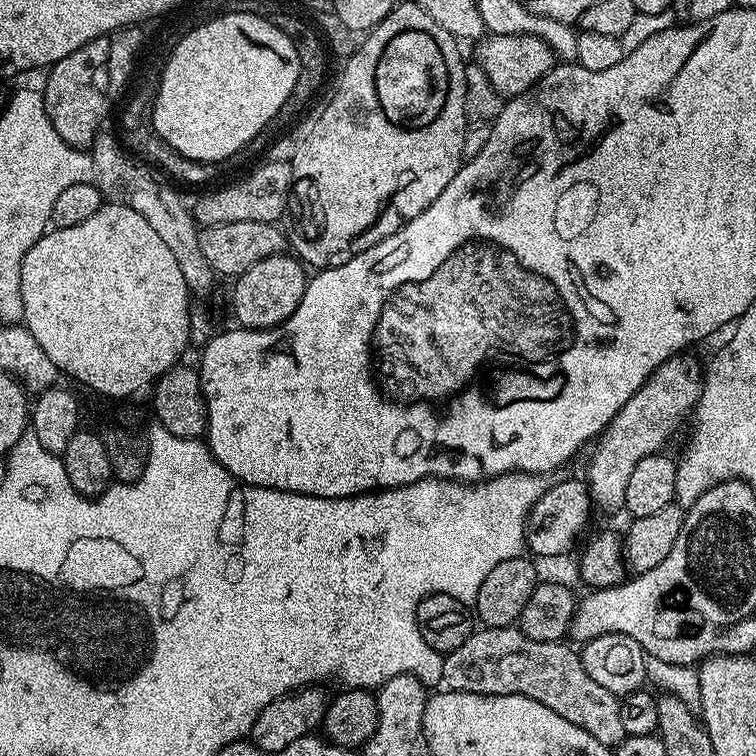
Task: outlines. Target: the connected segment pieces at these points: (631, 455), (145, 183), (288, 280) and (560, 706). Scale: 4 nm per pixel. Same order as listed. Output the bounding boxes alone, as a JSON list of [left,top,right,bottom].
[[586,354,702,513],[90,130,218,293],[232,254,309,328],[442,627,625,746]]

